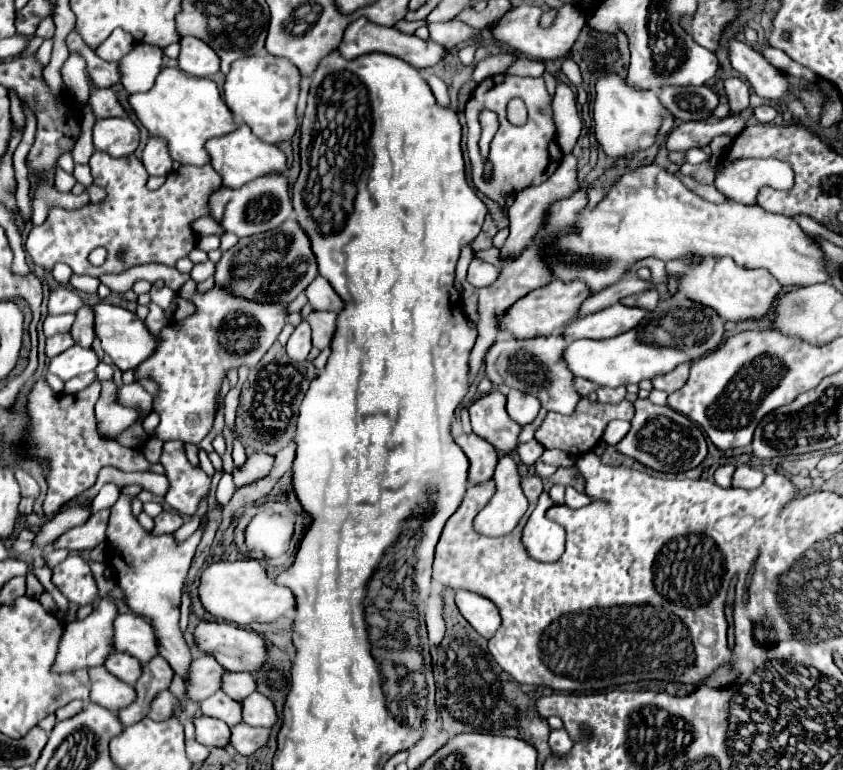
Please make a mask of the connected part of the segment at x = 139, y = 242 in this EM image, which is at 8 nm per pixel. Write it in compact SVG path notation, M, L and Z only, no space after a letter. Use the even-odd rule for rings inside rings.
M95 152L89 160L89 166L91 166L93 182L97 186L105 188L105 192L107 192L105 200L97 202L97 204L89 202L79 210L63 210L63 208L53 206L47 214L47 220L29 232L29 238L25 242L25 250L31 256L35 266L43 268L45 272L51 272L57 262L63 262L73 270L73 274L81 274L81 272L89 274L89 276L121 274L121 272L125 272L133 266L141 266L141 264L175 266L175 262L179 258L185 258L195 248L195 234L189 228L189 224L199 216L207 216L209 194L213 194L221 186L221 176L209 164L181 166L177 172L171 172L167 176L167 182L155 192L147 190L145 168L141 166L141 160L137 160L135 154L123 156L123 158L113 158L105 152ZM95 246L103 246L107 250L107 260L101 268L93 268L87 262L87 256Z

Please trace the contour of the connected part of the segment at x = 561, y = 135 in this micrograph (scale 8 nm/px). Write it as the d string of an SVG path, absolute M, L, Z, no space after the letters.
M557 78L557 92L553 96L553 120L557 126L557 142L563 154L569 154L581 134L581 118L575 106L573 90Z

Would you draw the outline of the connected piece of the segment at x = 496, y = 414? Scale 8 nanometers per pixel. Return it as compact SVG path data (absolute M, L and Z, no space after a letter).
M493 390L469 406L469 416L475 434L489 440L499 450L511 452L517 448L519 424L507 414L505 404L507 398L499 390Z

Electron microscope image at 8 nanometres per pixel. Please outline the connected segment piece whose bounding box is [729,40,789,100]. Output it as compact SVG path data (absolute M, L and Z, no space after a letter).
M731 40L729 58L731 66L751 82L751 86L761 98L783 100L789 94L787 76L759 52L749 48L745 42Z

